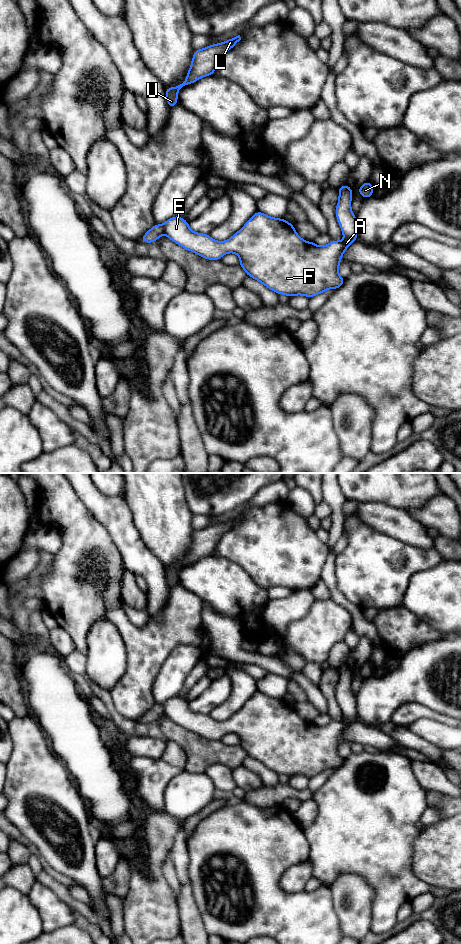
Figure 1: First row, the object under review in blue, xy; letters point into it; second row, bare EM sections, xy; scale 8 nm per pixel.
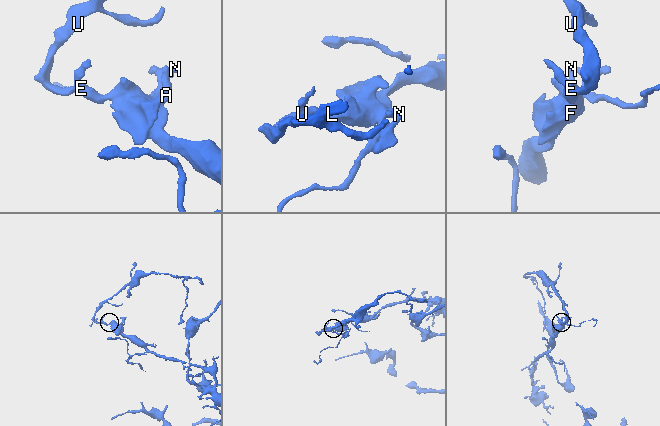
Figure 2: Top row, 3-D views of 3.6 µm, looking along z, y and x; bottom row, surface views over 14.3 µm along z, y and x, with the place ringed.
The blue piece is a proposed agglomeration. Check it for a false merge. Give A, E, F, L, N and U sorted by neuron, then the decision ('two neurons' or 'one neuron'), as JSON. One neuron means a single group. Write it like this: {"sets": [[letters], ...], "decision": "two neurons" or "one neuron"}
{"sets": [["A", "E", "F", "N"], ["L", "U"]], "decision": "two neurons"}

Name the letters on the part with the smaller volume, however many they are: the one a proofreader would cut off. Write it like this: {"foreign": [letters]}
{"foreign": ["L", "U"]}

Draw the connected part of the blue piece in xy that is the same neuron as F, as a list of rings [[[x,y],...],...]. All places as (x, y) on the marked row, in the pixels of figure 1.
[[[347,184],[338,188],[339,201],[335,215],[345,240],[343,242],[332,240],[323,247],[300,238],[293,224],[285,219],[272,218],[260,211],[257,211],[241,230],[224,242],[212,239],[209,234],[193,232],[188,222],[177,215],[163,224],[164,234],[186,250],[208,260],[220,260],[226,253],[236,253],[240,257],[239,265],[246,274],[277,294],[290,297],[305,295],[311,298],[330,288],[338,289],[345,281],[338,274],[340,260],[344,251],[357,240],[357,219],[351,211],[352,190]]]

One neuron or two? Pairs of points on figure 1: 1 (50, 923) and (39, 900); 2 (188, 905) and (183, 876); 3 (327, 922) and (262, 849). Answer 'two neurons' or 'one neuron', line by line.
1: one neuron
2: one neuron
3: one neuron

